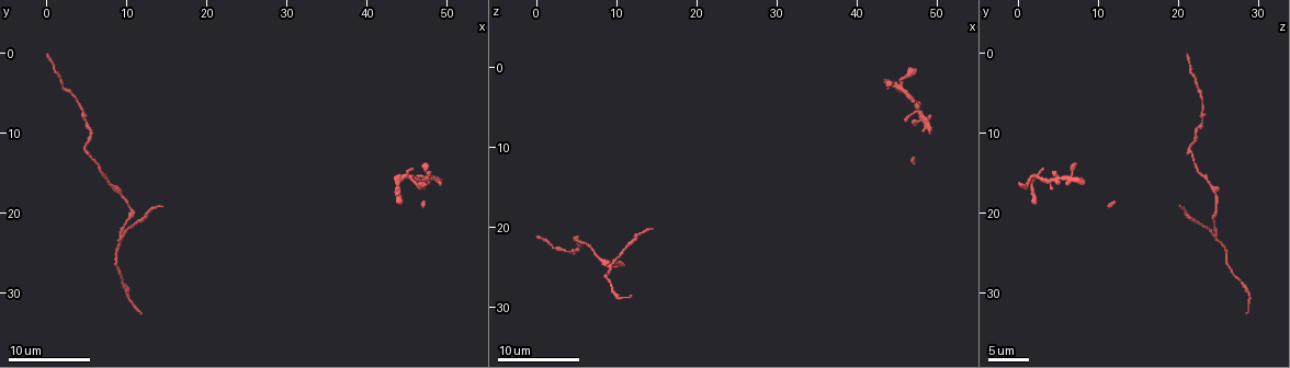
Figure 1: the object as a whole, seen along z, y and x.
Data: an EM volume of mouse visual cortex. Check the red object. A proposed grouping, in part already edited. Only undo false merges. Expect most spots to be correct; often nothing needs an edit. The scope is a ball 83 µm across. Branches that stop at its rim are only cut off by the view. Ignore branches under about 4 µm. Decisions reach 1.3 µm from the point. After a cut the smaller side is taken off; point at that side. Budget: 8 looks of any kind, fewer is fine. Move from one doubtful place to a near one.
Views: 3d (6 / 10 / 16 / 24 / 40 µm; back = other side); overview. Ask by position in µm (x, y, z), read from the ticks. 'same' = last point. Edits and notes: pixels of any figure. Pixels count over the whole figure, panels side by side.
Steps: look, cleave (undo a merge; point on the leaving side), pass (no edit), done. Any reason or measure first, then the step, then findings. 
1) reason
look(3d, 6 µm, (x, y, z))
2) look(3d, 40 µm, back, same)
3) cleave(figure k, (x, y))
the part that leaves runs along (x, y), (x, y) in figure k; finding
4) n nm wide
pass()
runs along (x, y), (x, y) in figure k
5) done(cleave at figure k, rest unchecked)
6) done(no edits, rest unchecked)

sudden change in width
look(3d, 10 µm, (8.0, 16.0, 24.0))

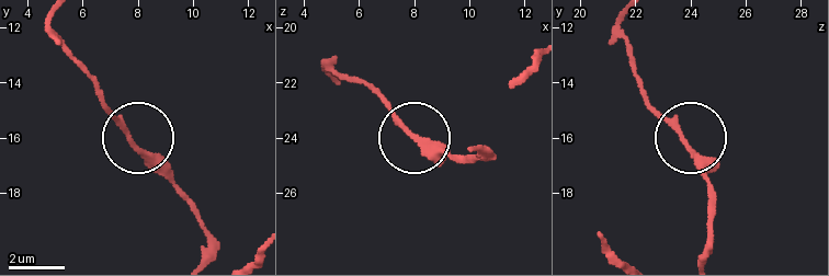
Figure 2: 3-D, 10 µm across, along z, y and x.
look(3d, 10 µm, back, (8.0, 16.3, 24.0))

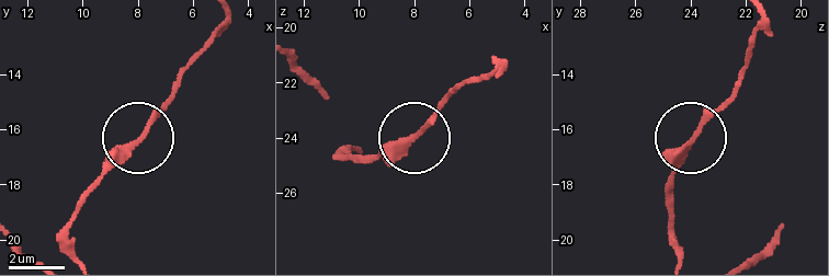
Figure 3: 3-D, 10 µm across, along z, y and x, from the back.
pass()
runs along (674, 256), (677, 150), (736, 89) in figure 3; all the same neuron

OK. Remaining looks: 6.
thin neck
look(3d, 16 µm, (4.0, 6.0, 23.0))

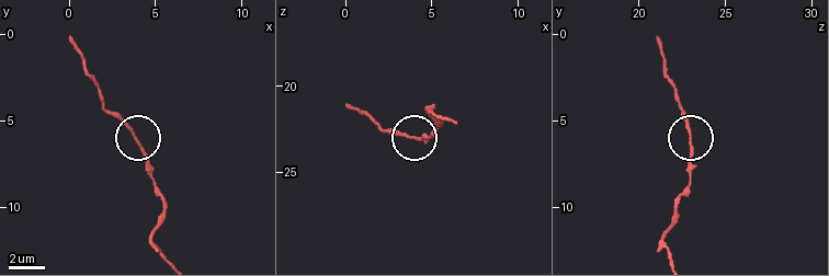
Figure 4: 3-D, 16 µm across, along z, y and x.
150 nm wide
pass()
runs along (670, 257), (665, 234), (691, 177), (682, 108) in figure 4; one neuron here

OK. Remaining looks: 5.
three arms meet
look(3d, 6 µm, (9.0, 22.5, 25.0))

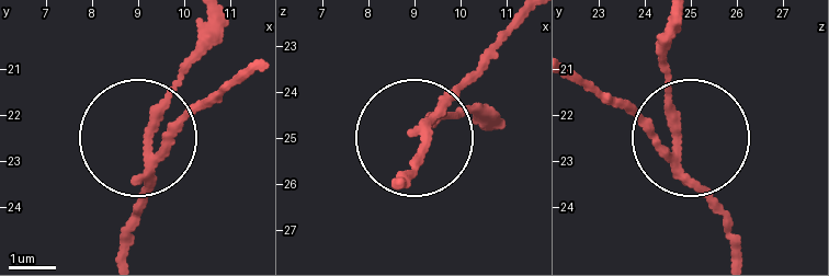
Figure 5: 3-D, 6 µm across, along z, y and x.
look(3d, 6 µm, back, (9.30, 22.30, 24.65))

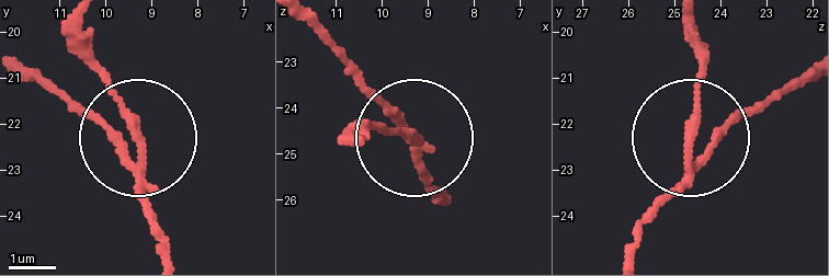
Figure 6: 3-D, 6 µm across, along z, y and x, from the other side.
170 nm wide
cleave(figure 6, (103, 122))
the part that leaves runs along (142, 173), (106, 130), (24, 71) in figure 6; a second neuron is stuck on

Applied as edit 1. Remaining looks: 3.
look(3d, 16 µm, (5.0, 12.0, 21.5))

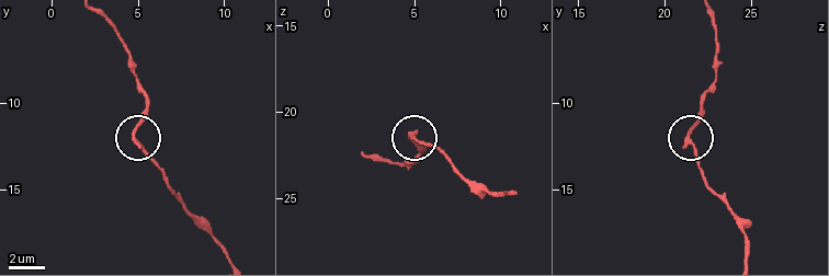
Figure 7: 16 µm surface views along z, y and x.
from behind
look(3d, 16 µm, back, (4.9, 12.2, 21.3))

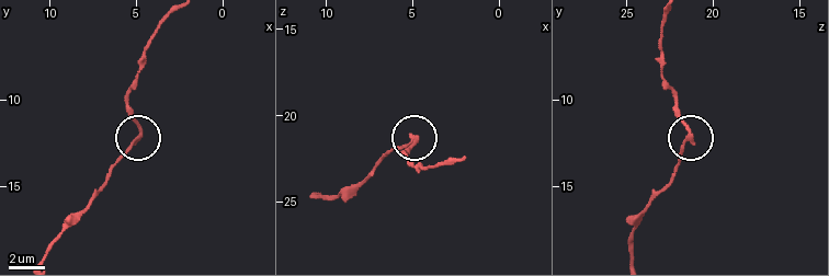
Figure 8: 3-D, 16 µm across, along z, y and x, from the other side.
200 nm wide
pass()
runs along (44, 256), (49, 243), (86, 207), (137, 137), (129, 90) in figure 8; one neuron here

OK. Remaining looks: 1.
done(cleave at figure 6, rest unchecked)

